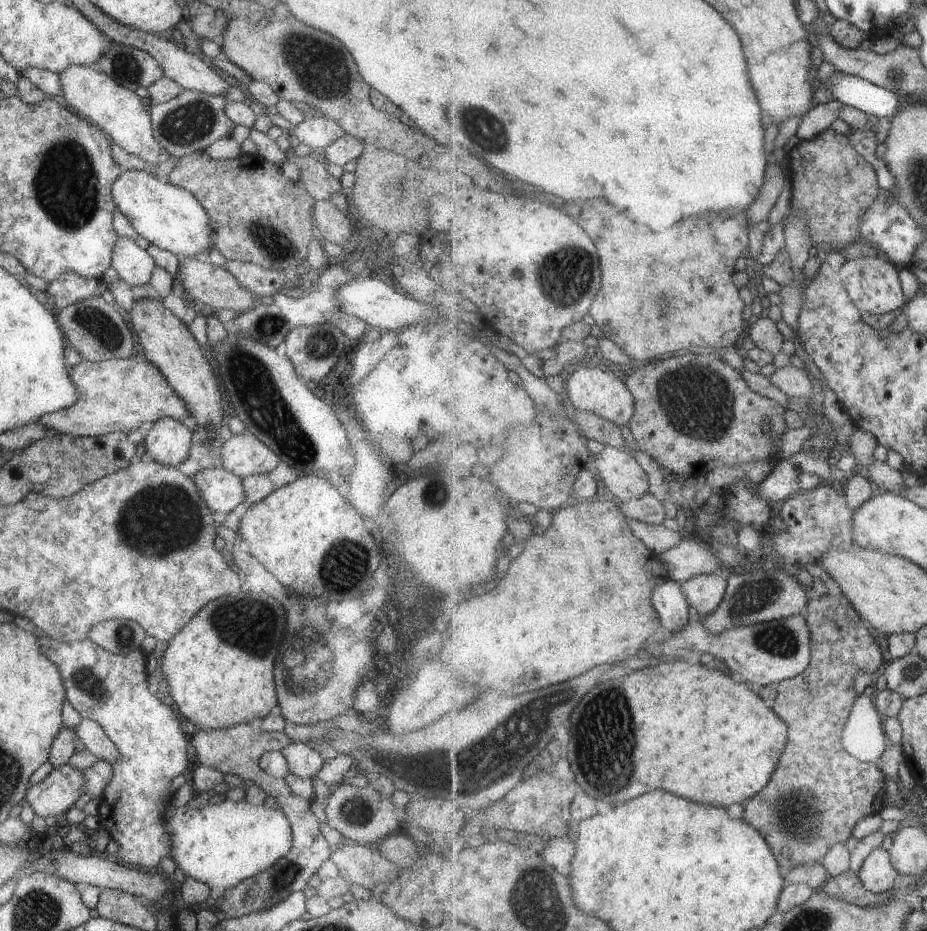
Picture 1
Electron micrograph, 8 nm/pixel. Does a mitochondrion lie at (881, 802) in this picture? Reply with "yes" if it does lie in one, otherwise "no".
no

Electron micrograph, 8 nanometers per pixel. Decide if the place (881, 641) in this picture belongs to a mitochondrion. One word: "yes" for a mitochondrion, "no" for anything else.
no

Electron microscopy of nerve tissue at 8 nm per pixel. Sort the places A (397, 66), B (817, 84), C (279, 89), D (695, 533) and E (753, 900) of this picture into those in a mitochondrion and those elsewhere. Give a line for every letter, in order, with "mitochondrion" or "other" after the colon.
A: other
B: other
C: other
D: other
E: other

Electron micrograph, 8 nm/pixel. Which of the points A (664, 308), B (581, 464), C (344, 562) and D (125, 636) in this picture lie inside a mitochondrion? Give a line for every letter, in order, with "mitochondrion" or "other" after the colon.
A: mitochondrion
B: other
C: mitochondrion
D: mitochondrion

